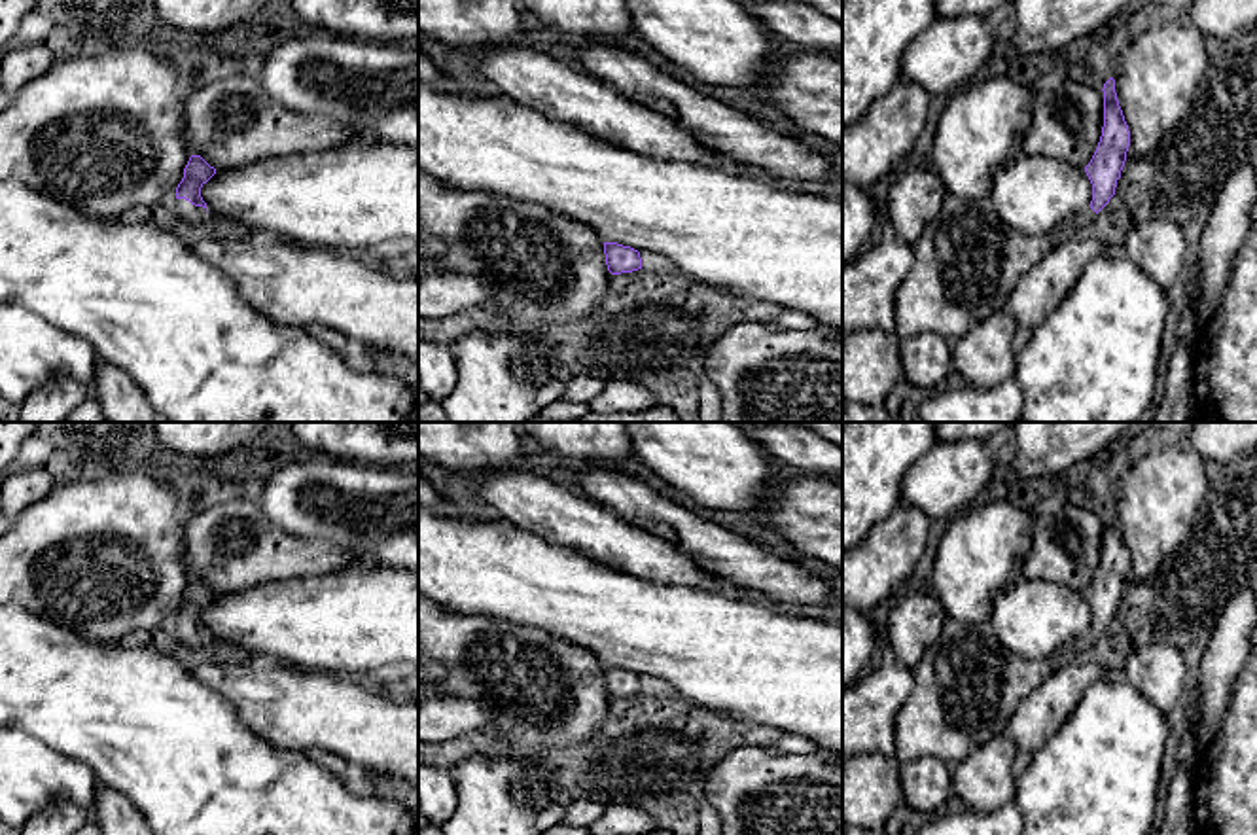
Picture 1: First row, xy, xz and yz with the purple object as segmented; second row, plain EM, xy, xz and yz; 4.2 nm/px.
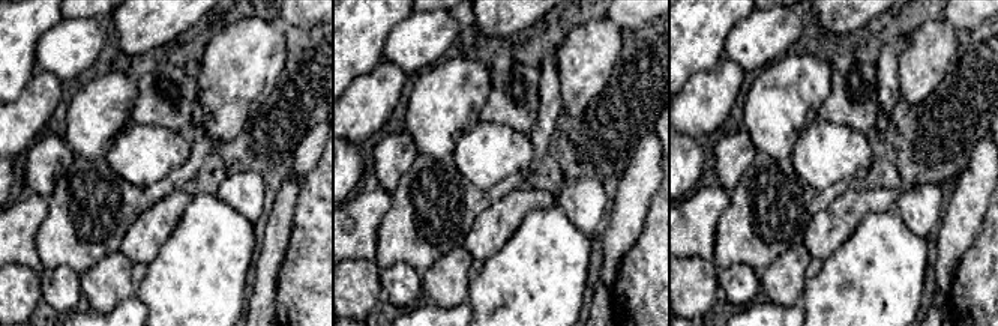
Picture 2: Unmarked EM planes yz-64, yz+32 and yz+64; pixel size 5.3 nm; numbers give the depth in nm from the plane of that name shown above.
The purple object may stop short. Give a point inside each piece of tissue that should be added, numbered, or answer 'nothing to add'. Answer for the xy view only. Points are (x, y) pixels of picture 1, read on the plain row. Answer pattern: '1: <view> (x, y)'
1: xy (184, 633)

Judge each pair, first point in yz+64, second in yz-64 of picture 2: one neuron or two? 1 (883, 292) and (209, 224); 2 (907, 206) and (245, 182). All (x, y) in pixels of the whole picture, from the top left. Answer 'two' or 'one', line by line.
1: one
2: one

